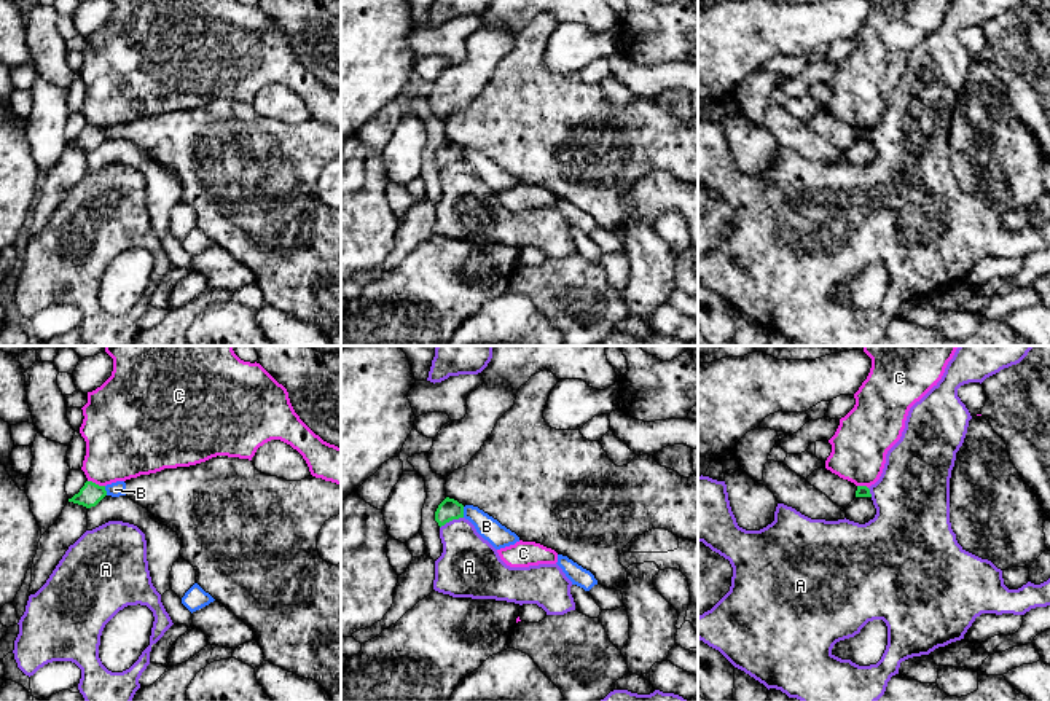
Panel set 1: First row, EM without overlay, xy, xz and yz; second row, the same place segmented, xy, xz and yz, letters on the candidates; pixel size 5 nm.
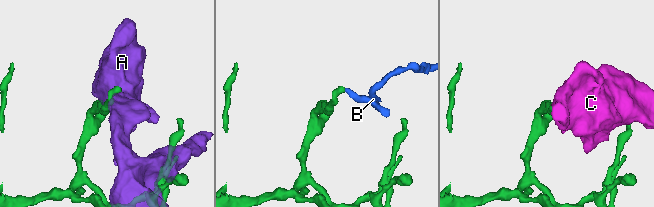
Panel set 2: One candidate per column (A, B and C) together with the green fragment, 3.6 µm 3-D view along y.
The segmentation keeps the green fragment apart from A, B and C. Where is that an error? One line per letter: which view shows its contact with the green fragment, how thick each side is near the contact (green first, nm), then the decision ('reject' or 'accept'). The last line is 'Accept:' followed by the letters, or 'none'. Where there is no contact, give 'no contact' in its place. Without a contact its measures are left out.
A: contact in xz; calibres 110 and 300 nm; reject
B: contact in xz; calibres 110 and 110 nm; reject
C: contact in xy; calibres 110 and 360 nm; reject
Accept: none

